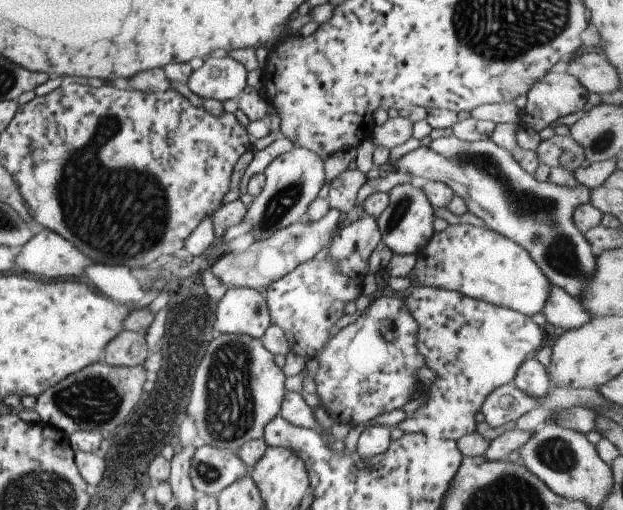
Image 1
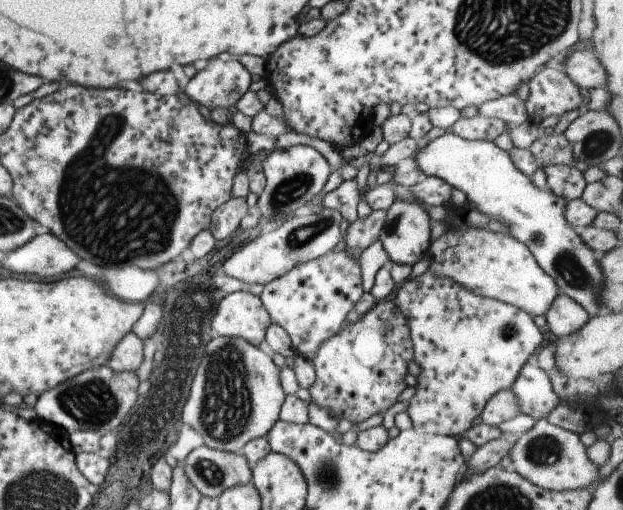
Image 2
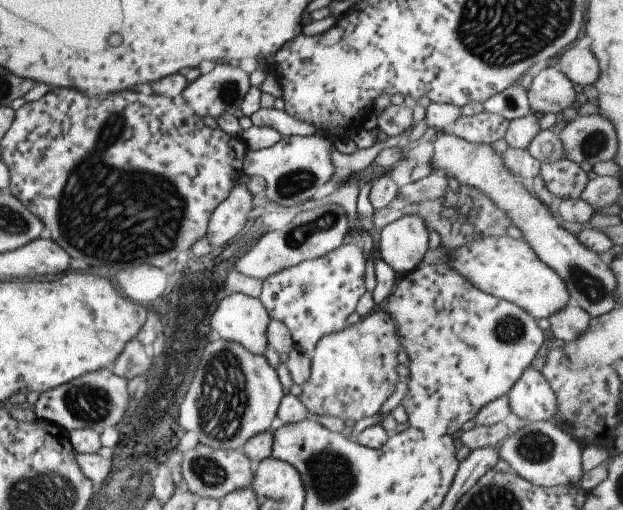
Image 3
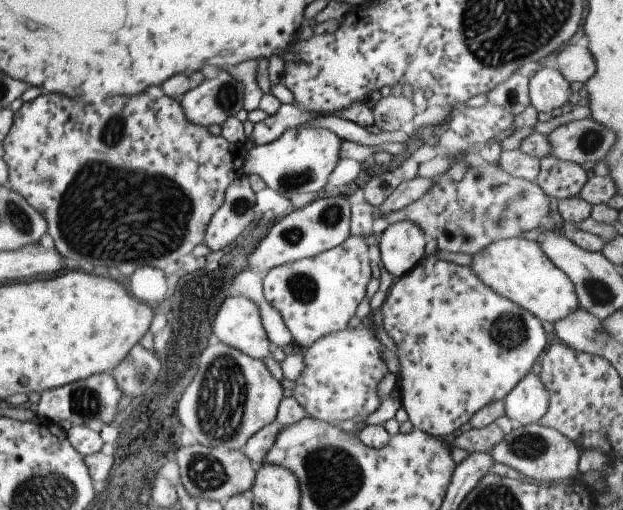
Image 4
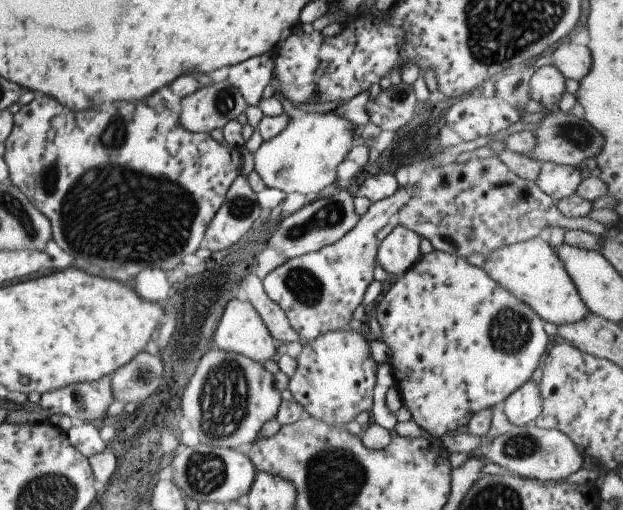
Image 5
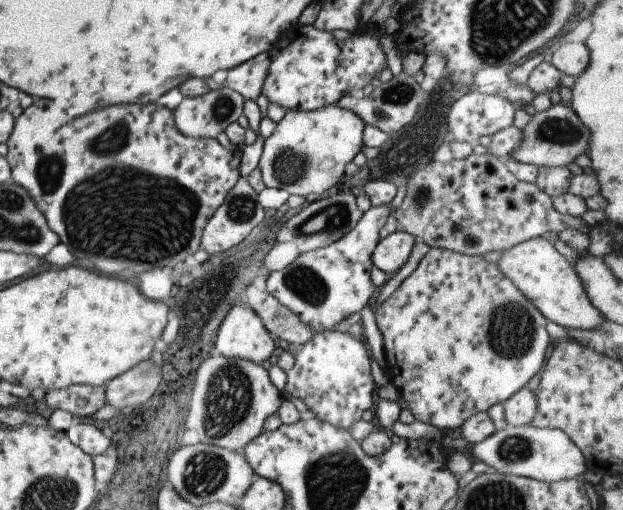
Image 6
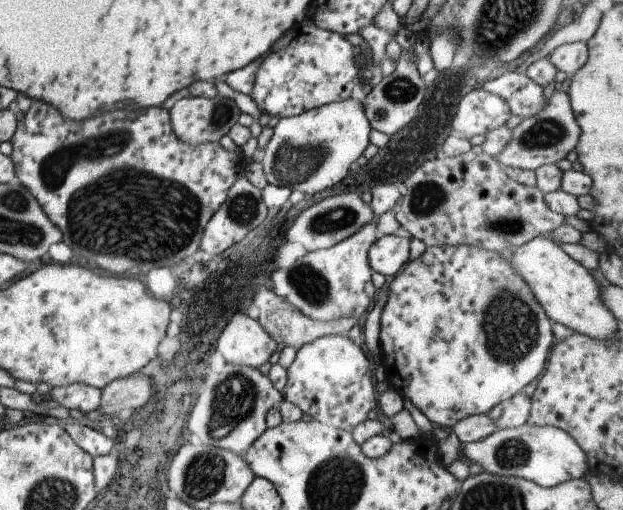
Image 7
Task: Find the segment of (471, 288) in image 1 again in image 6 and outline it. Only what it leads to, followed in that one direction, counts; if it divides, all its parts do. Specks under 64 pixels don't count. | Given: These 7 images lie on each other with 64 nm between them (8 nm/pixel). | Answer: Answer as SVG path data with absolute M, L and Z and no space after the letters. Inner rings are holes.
M546 236L533 237L502 250L498 261L494 263L498 271L531 301L546 321L555 322L565 329L591 330L605 319L589 302L572 264L555 250Z

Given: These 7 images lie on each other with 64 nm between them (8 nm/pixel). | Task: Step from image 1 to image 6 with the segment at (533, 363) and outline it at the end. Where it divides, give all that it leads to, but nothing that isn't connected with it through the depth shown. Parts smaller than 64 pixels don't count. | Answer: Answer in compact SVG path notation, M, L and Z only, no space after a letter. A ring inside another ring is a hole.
M521 387L506 401L502 402L507 426L529 425L536 413L536 396L528 387Z

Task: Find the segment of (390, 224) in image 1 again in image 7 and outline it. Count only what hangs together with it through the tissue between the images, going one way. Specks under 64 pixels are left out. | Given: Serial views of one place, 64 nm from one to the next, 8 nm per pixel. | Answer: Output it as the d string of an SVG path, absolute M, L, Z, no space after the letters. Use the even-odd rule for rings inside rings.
M379 235L368 250L368 263L372 272L382 274L386 280L396 275L408 262L409 239L397 235Z

